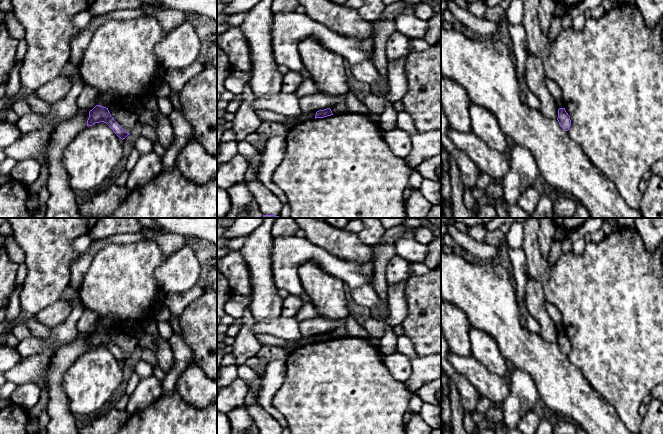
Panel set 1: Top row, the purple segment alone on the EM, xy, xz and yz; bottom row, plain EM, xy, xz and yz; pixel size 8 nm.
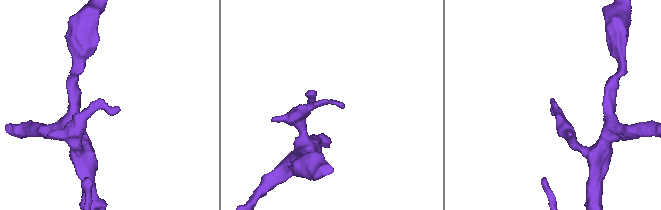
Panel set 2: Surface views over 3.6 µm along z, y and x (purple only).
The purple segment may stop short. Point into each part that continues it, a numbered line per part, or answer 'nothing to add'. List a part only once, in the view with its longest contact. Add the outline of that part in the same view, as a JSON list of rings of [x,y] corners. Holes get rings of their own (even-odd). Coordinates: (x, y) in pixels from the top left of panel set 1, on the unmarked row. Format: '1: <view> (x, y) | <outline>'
nothing to add

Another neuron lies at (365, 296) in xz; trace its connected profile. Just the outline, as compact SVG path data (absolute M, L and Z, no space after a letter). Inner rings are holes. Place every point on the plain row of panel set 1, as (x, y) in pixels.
M365 285L357 289L351 289L354 302L362 307L367 307L371 311L376 310L380 315L380 320L384 323L385 333L380 338L380 351L384 356L397 352L397 336L393 332L393 327L388 323L389 309L386 302L382 302L372 285Z

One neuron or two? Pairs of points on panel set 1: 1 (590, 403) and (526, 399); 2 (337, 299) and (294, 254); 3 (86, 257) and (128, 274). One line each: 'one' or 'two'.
1: two
2: two
3: two

